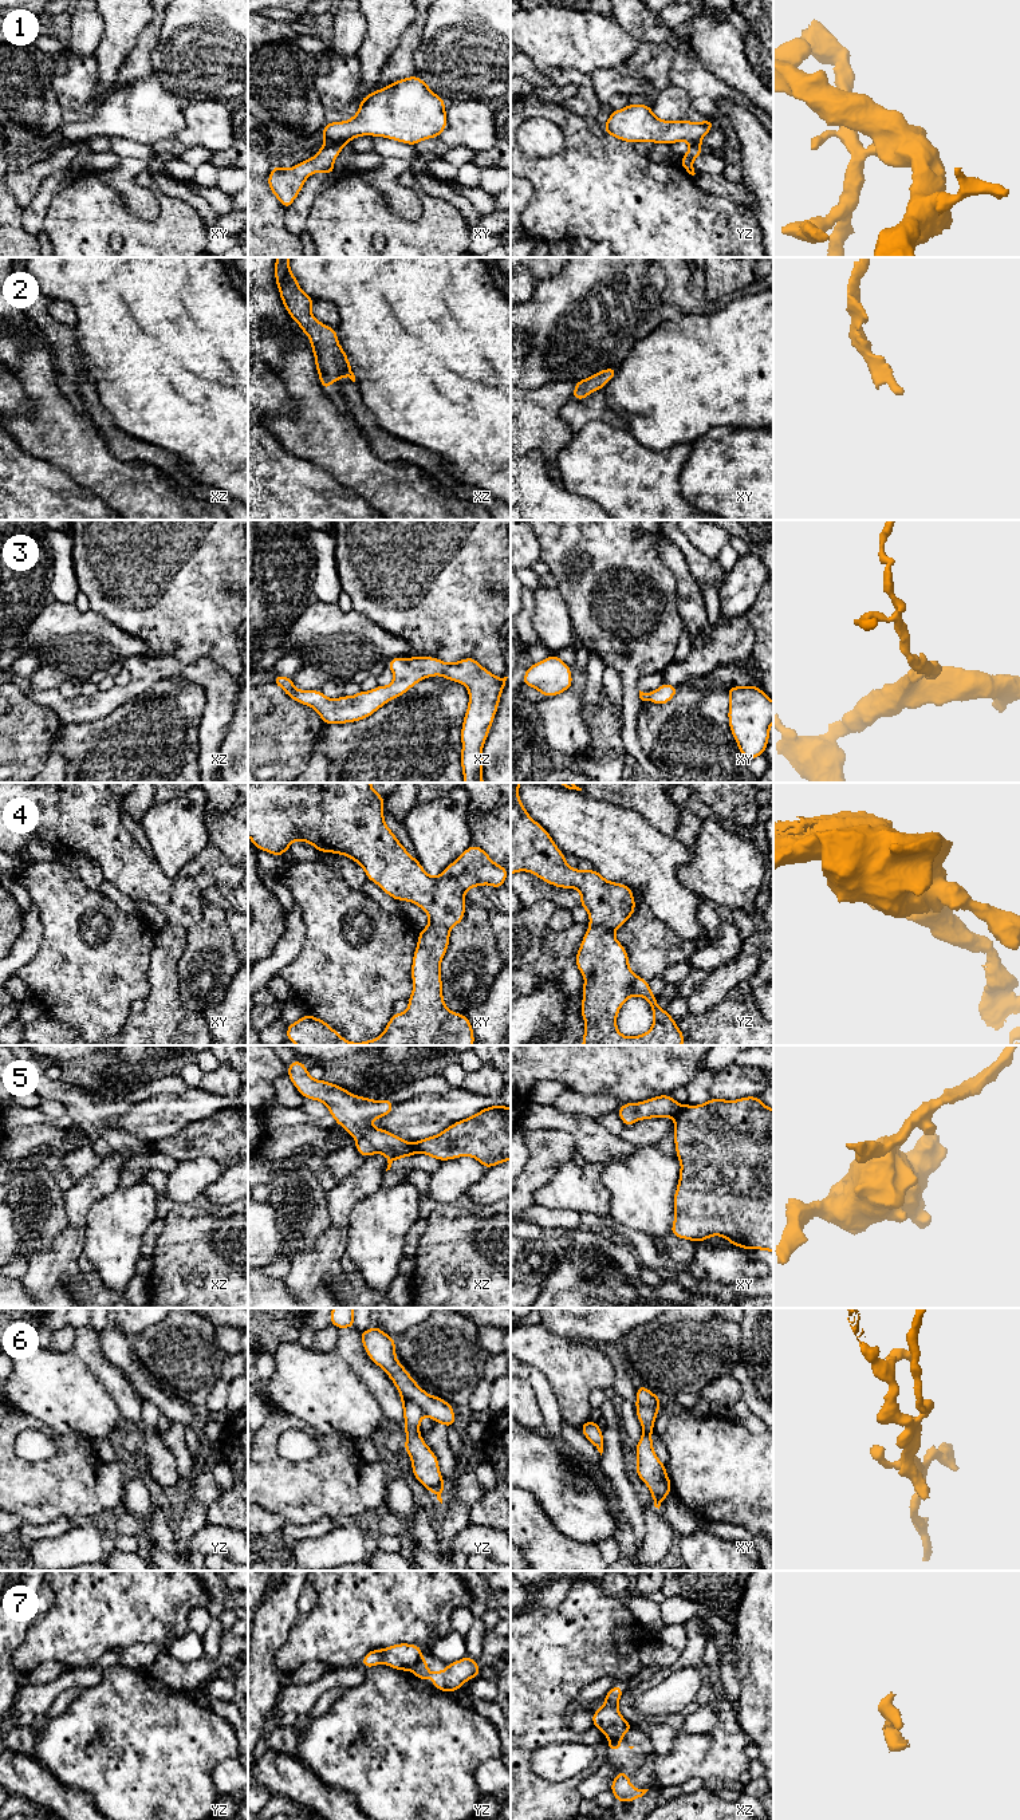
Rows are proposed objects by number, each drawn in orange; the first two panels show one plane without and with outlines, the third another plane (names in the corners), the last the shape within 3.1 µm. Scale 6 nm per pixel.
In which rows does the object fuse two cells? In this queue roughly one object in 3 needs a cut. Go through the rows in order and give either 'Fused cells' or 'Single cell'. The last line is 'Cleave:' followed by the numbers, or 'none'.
1: Fused cells
2: Single cell
3: Single cell
4: Fused cells
5: Fused cells
6: Fused cells
7: Fused cells
Cleave: 1, 4, 5, 6, 7

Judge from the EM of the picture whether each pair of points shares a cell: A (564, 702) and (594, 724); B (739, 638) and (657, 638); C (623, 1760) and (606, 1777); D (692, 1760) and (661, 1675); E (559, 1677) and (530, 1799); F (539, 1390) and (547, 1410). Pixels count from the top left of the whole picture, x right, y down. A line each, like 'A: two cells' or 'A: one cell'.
A: two cells
B: two cells
C: two cells
D: one cell
E: one cell
F: one cell

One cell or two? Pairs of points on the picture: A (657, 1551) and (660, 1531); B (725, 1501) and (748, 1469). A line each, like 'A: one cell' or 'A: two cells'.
A: one cell
B: one cell

